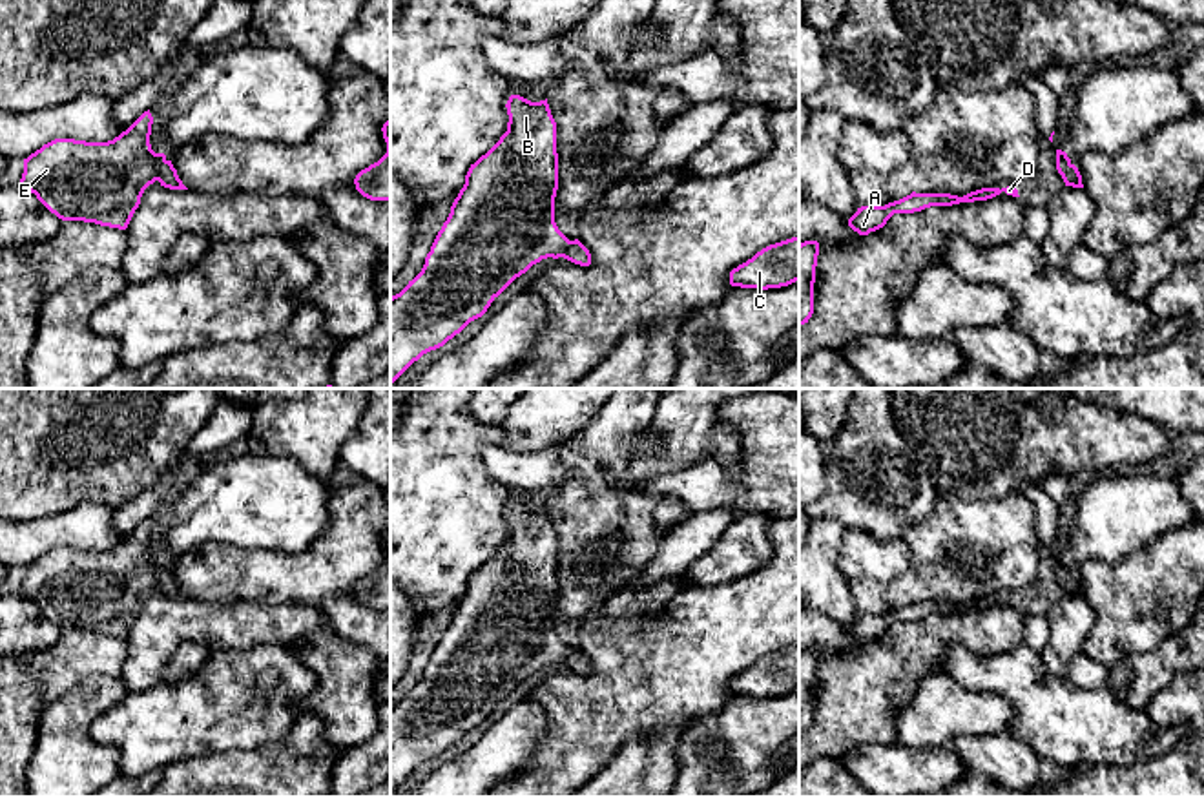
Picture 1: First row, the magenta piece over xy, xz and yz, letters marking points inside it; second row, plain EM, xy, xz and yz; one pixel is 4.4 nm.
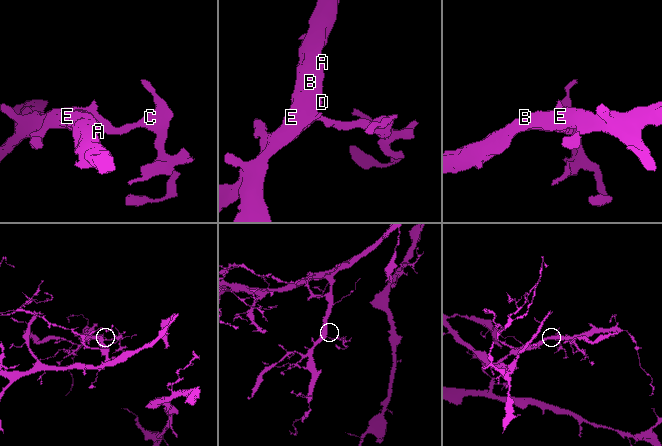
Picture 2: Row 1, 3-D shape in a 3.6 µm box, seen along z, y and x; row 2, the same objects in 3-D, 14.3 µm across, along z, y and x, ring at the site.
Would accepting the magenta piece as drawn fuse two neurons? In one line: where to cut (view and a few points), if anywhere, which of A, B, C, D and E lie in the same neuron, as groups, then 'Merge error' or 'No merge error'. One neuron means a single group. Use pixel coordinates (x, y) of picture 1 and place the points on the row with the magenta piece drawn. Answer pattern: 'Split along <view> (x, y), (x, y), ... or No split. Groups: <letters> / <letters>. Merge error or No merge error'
No split. Groups: A B C D E. No merge error

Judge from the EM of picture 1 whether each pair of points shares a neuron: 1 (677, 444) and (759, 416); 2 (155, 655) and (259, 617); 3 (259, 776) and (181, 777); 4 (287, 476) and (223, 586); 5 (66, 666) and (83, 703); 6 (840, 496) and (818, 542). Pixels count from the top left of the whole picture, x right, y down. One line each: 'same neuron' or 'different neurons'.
1: different neurons
2: same neuron
3: same neuron
4: different neurons
5: different neurons
6: different neurons

